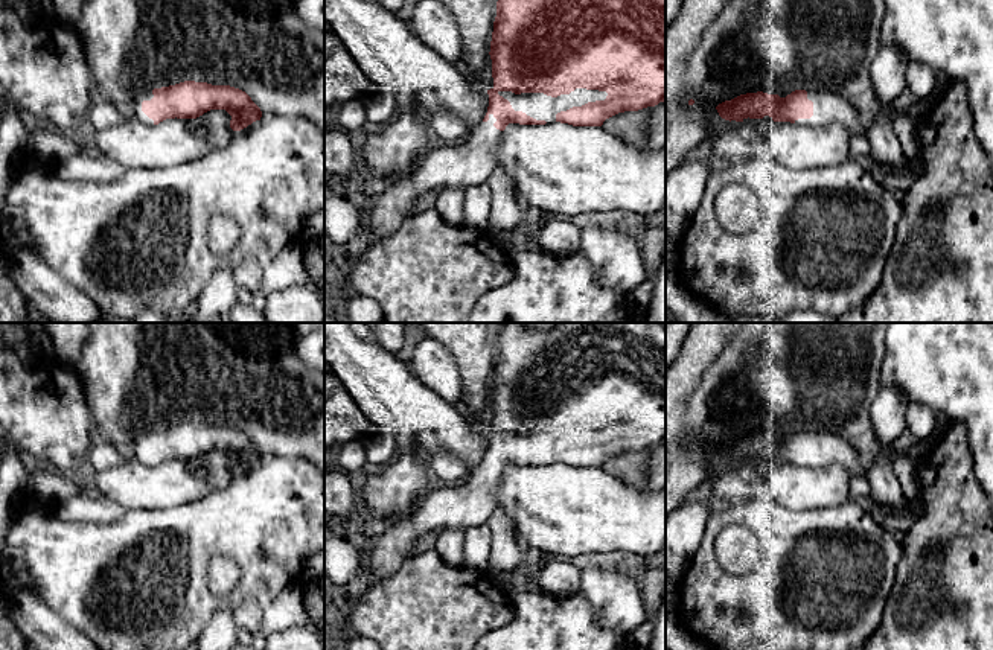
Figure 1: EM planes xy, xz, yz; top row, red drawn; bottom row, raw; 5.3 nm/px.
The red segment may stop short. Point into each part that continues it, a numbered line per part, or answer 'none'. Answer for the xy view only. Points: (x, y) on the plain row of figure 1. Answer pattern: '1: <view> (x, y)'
1: xy (134, 451)

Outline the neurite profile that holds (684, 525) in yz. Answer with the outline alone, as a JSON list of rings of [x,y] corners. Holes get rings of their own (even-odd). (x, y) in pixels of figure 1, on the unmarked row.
[[[691,499],[666,516],[666,575],[681,580],[690,569],[710,515],[705,499]]]

